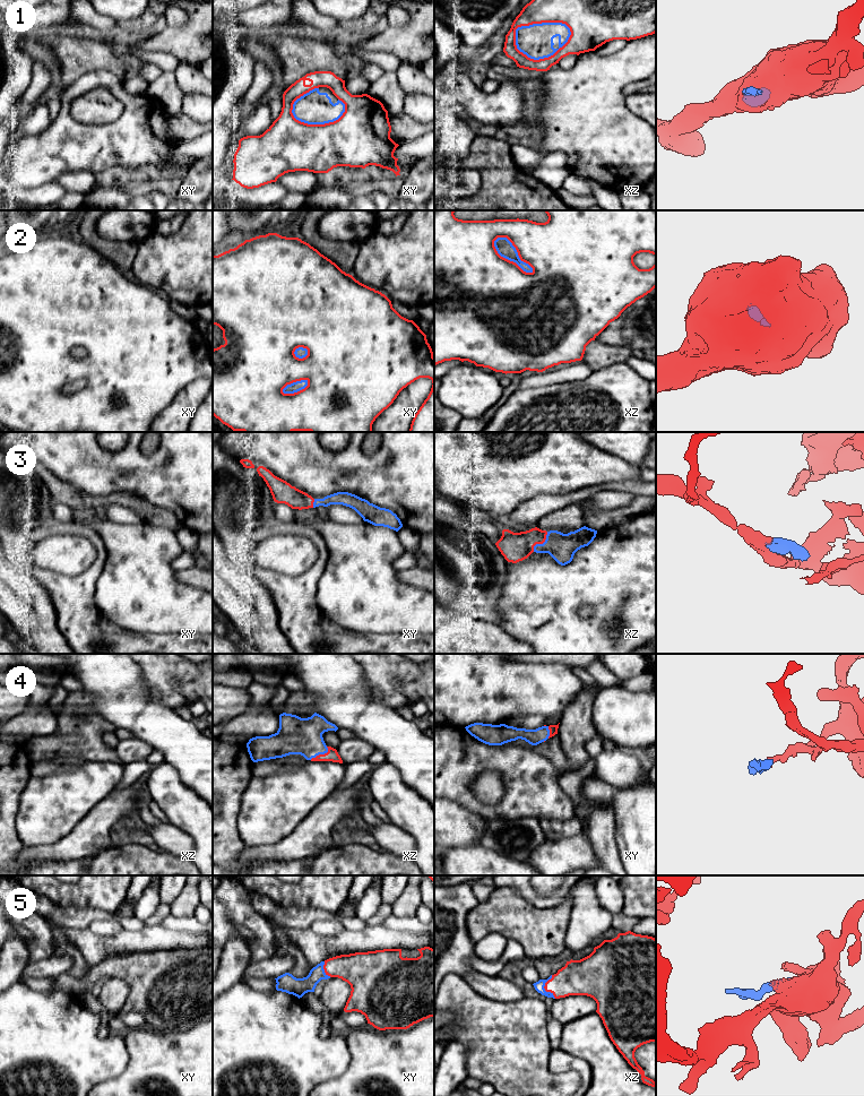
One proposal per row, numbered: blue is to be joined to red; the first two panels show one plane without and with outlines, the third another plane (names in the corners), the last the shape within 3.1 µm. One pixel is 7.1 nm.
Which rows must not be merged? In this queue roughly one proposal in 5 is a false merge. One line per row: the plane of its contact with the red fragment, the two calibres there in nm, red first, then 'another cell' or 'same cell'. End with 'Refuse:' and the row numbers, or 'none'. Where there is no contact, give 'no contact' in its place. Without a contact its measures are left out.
1: contact in xz; calibres 140 and 240 nm; another cell
2: contact in xz; calibres 500 and 120 nm; another cell
3: contact in xz; calibres 200 and 190 nm; same cell
4: contact in xz; calibres 80 and 260 nm; same cell
5: contact in xz; calibres 240 and 70 nm; same cell
Refuse: 1, 2

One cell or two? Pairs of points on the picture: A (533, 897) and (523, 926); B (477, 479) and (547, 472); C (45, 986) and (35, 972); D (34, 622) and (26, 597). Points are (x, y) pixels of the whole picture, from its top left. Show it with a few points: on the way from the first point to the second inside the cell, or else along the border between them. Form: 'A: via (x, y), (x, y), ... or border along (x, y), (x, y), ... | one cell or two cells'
A: border along (512, 887), (537, 907), (556, 906) | two cells
B: via (494, 472), (530, 472) | one cell
C: border along (52, 977), (27, 978), (24, 983) | two cells
D: via (33, 616), (26, 603) | one cell

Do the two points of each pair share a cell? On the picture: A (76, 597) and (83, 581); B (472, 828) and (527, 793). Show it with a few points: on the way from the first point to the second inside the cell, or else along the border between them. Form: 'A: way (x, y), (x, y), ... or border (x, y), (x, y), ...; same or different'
A: way (76, 594), (81, 585); same
B: border (461, 804), (485, 819); different

